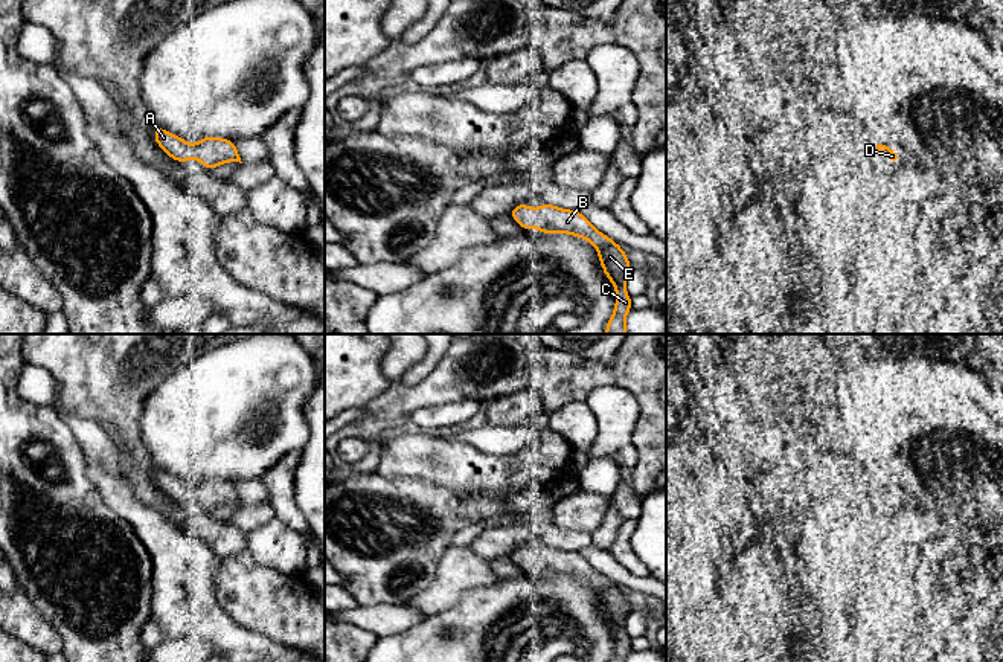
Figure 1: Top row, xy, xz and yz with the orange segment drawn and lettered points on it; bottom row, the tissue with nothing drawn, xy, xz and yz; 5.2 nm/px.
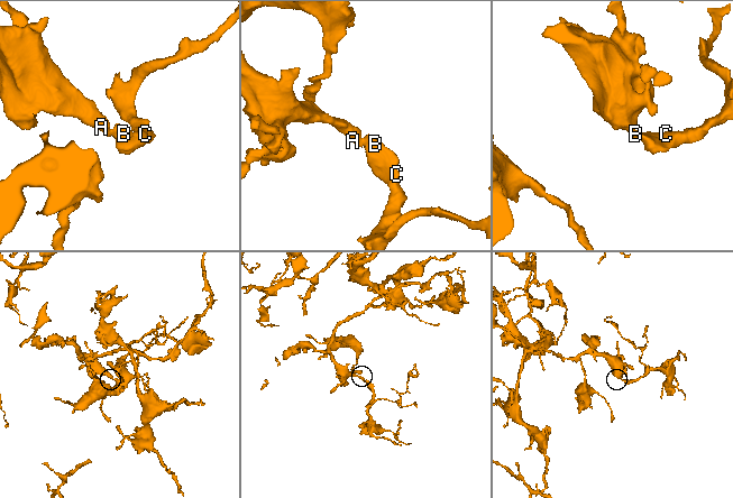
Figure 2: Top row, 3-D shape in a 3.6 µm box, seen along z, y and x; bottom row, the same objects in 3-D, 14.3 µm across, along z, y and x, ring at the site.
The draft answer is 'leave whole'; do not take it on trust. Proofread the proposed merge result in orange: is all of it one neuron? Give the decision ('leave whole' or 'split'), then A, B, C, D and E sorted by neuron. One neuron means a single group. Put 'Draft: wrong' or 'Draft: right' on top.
Draft: right
leave whole; A B C D E

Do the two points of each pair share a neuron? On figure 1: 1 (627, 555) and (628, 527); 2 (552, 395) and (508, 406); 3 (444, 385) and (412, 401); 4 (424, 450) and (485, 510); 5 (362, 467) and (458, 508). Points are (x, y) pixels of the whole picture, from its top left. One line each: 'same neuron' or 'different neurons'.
1: same neuron
2: different neurons
3: same neuron
4: different neurons
5: different neurons

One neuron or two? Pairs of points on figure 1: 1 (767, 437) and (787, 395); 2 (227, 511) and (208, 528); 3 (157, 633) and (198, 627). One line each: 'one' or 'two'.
1: one
2: two
3: two

